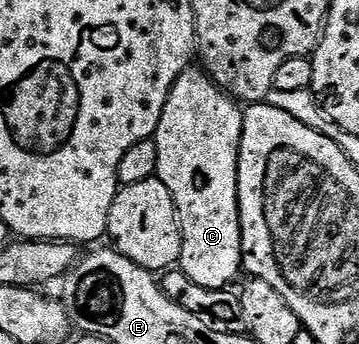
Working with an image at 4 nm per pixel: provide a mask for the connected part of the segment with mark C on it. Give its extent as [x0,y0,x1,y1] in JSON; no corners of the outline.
[153,67,243,288]

